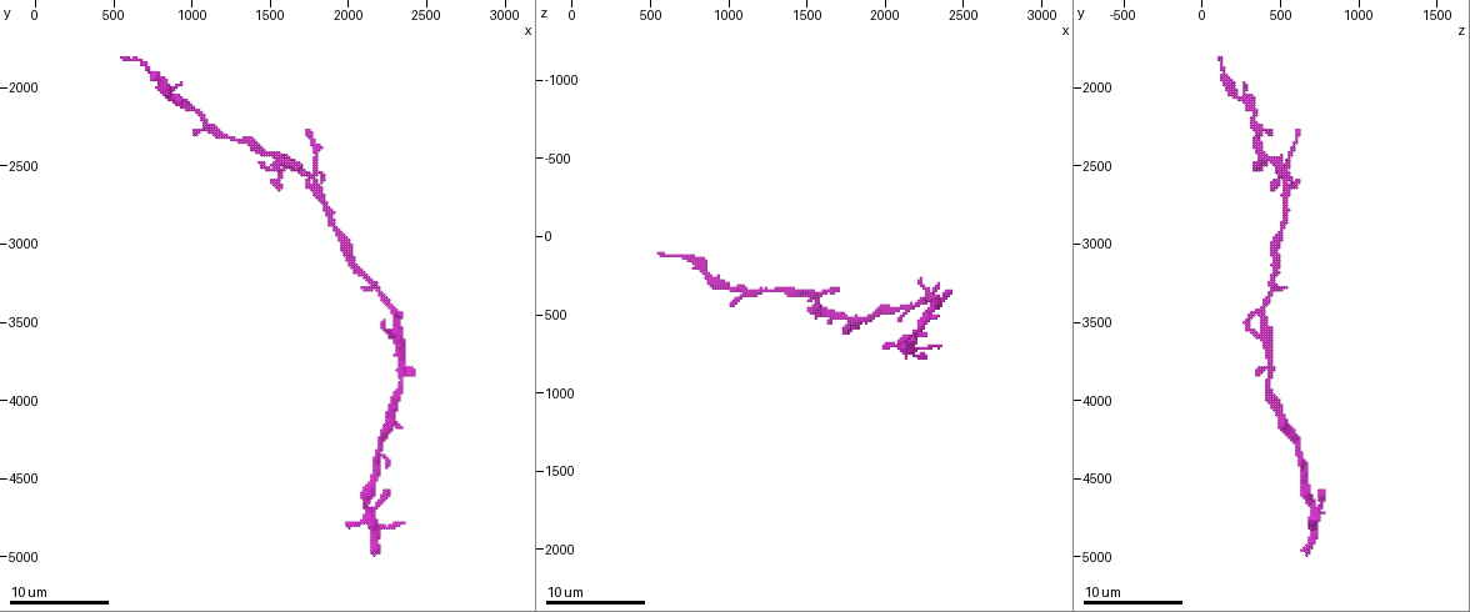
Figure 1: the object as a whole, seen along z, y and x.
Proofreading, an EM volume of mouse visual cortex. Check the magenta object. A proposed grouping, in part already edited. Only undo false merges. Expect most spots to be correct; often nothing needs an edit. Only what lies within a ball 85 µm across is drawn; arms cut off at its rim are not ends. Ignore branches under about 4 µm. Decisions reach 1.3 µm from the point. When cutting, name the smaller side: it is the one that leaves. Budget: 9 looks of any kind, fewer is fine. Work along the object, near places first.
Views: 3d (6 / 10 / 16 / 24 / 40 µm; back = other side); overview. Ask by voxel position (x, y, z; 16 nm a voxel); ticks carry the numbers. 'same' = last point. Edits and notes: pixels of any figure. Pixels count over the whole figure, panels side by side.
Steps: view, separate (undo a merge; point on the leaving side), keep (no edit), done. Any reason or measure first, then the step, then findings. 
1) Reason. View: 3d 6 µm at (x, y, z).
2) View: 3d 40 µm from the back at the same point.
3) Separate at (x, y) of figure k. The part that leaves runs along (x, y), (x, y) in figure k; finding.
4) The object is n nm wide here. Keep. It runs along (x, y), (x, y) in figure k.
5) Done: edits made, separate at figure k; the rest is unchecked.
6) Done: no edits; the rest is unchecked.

Three arms meet. View: 3d 10 µm at (840, 2060, 220).

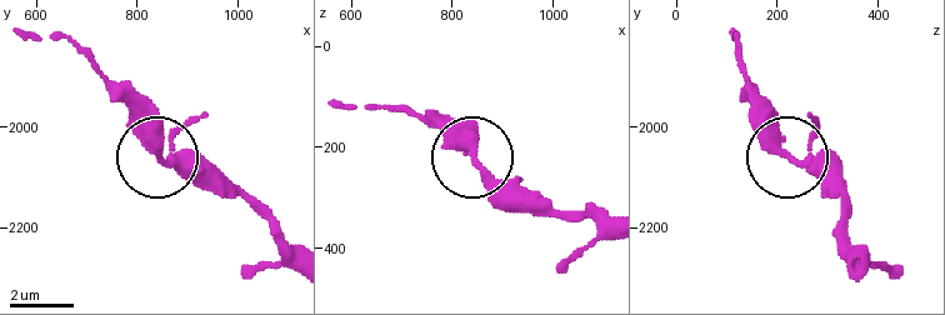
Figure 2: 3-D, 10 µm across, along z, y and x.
3 arms meet here. Keep. It runs along (293, 248), (236, 194), (164, 164), (119, 98) in figure 2; continuous, no second neuron.

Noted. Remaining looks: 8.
View: 3d 10 µm at (1340, 2360, 340).

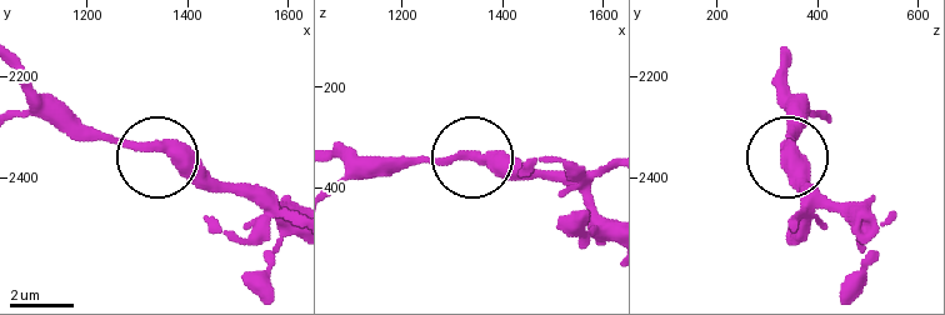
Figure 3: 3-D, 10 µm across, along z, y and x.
The object is 420 nm wide here. Keep. One neuron here.

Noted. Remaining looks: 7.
Four-way junction. View: 3d 16 µm at (1780, 2560, 520).

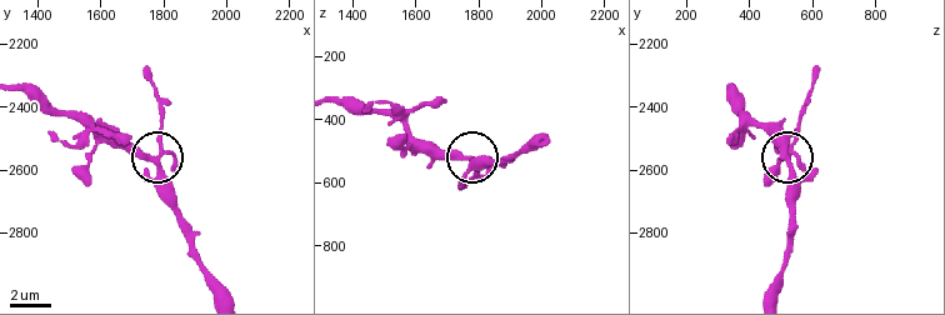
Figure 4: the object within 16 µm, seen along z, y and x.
View: 3d 6 µm at (1770, 2570, 520).

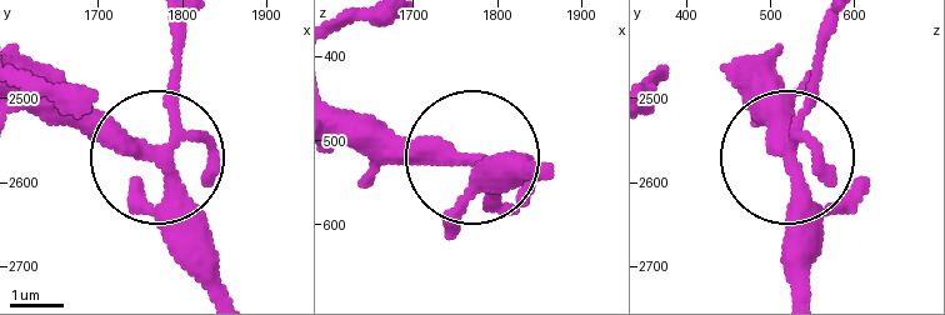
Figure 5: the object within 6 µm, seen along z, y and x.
The side arm is 6 µm long. Keep. It runs along (225, 283), (203, 216), (158, 163), (180, 28) in figure 5; continuous, no second neuron.

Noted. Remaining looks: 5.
Small branch off a trunk. View: 3d 10 µm at (2340, 3720, 420).

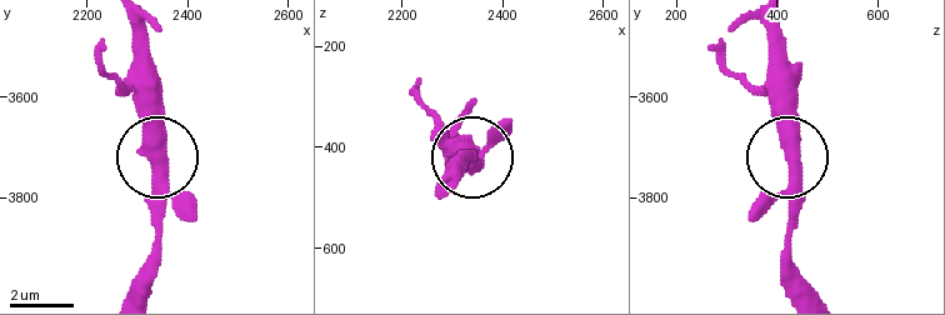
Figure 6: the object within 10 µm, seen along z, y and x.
3 arms meet here. Keep. It runs along (131, 24), (134, 105), (158, 161), (158, 271) in figure 6; continuous, no second neuron.

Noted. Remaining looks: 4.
Done: no edits; the rest is unchecked.

